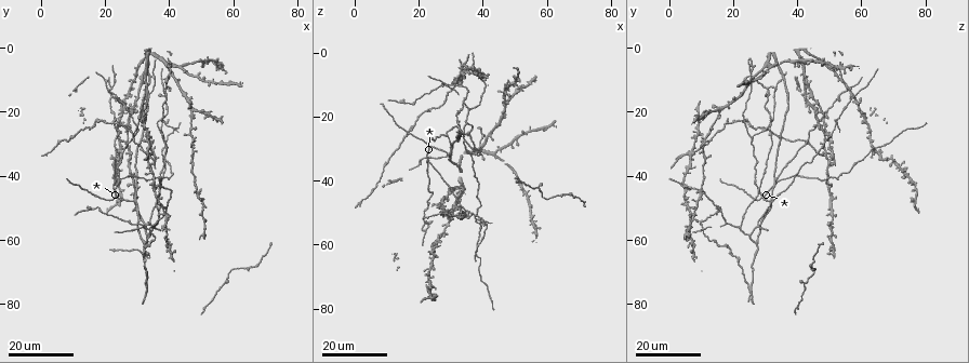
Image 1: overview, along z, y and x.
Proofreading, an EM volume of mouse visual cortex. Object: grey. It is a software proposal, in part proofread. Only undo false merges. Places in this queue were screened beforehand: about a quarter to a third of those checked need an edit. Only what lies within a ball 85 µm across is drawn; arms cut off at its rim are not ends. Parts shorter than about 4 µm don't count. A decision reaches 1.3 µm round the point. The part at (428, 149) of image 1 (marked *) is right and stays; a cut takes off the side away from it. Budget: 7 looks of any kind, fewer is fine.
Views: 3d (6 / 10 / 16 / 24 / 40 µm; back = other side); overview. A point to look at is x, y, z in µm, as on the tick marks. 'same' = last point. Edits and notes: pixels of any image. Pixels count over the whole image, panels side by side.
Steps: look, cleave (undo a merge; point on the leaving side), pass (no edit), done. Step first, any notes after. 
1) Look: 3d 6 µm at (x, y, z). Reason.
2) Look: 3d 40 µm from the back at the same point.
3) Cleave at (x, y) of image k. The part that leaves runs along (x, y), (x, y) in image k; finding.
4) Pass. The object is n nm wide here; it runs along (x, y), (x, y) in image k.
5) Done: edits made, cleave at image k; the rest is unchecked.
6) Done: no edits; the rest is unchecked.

Look: 3d 16 µm at (23, 47, 30). Looks like a crossing.

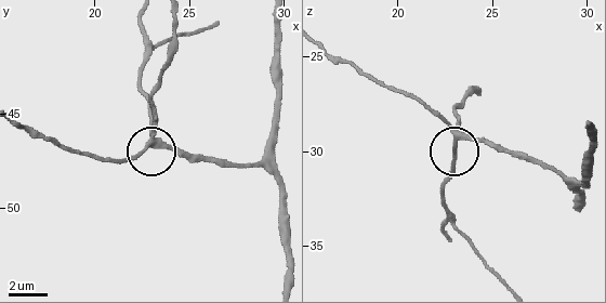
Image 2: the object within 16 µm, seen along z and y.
Look: 3d 10 µm at (23.7, 46.7, 29.1).

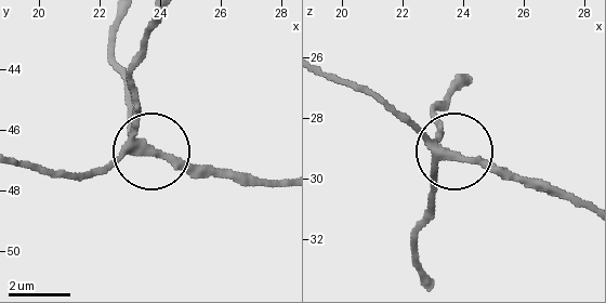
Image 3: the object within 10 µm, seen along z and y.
Pass. The side arm is 68 µm long; it runs along (127, 123), (148, 146), (135, 120), (130, 77) in image 3; continuous, no second cell.

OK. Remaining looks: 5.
Look: 3d 24 µm at (37, 43, 4). Three-way junction.

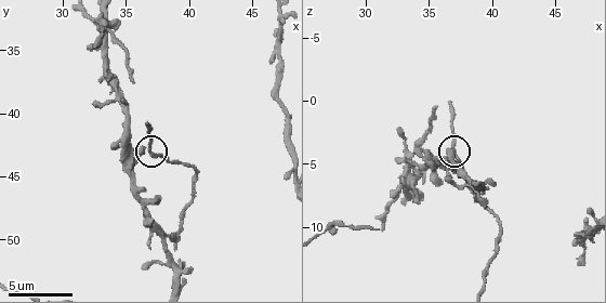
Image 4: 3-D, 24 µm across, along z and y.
Look: 3d 6 µm at (37.0, 43.2, 4.4).

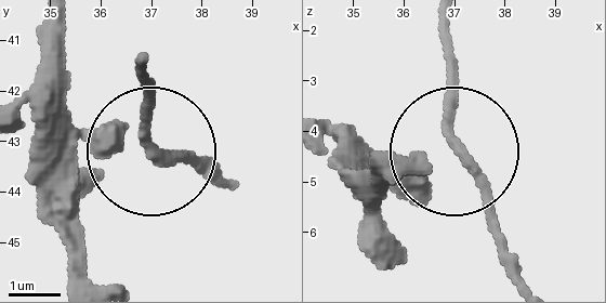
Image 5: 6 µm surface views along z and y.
Pass. 3 arms meet here; it runs along (228, 182), (150, 148), (150, 75) in image 5; continuous, no second cell.

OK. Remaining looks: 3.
Look: 3d 16 µm at (32, 74, 24).

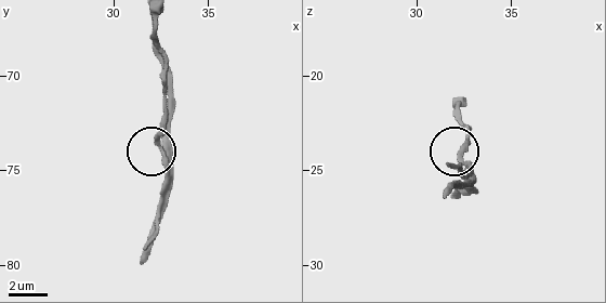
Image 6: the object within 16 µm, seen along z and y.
Look: 3d 6 µm at (32.7, 74.4, 24.6). Zoom in.

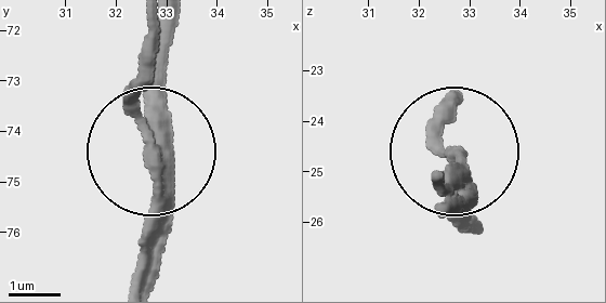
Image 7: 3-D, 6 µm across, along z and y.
Pass. One cell here.

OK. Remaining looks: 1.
Done: no edits; the rest is unchecked.

